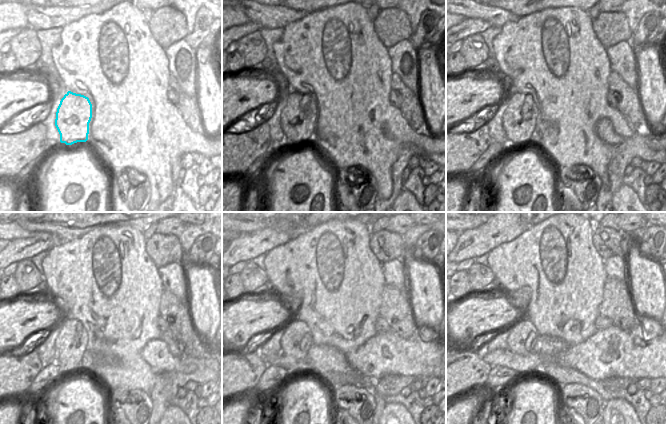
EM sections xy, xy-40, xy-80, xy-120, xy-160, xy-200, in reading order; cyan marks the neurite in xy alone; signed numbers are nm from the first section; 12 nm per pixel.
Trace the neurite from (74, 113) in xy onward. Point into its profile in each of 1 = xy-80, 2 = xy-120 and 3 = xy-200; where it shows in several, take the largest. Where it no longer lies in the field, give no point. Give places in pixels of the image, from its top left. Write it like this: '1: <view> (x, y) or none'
1: xy-80 (519, 119)
2: xy-120 (71, 343)
3: xy-200 (523, 335)

